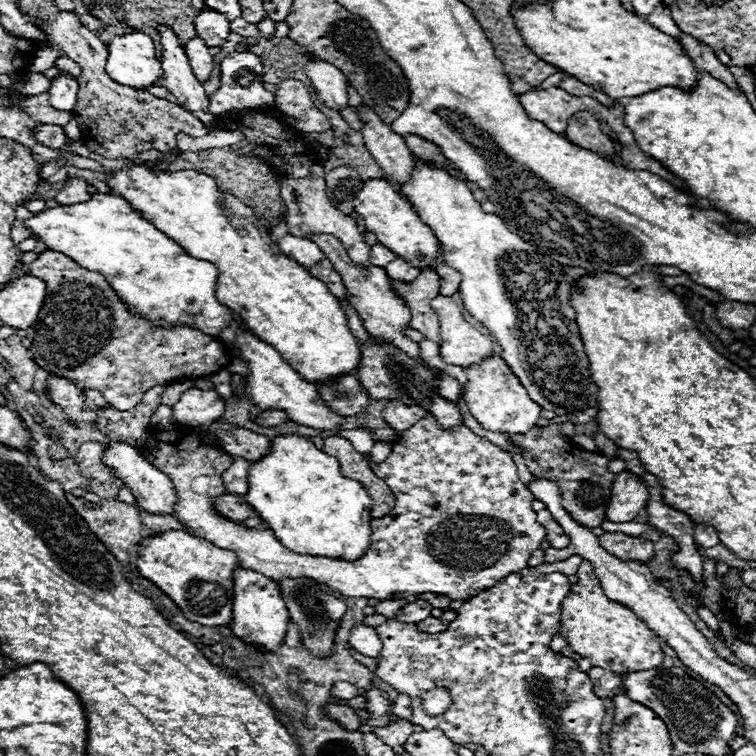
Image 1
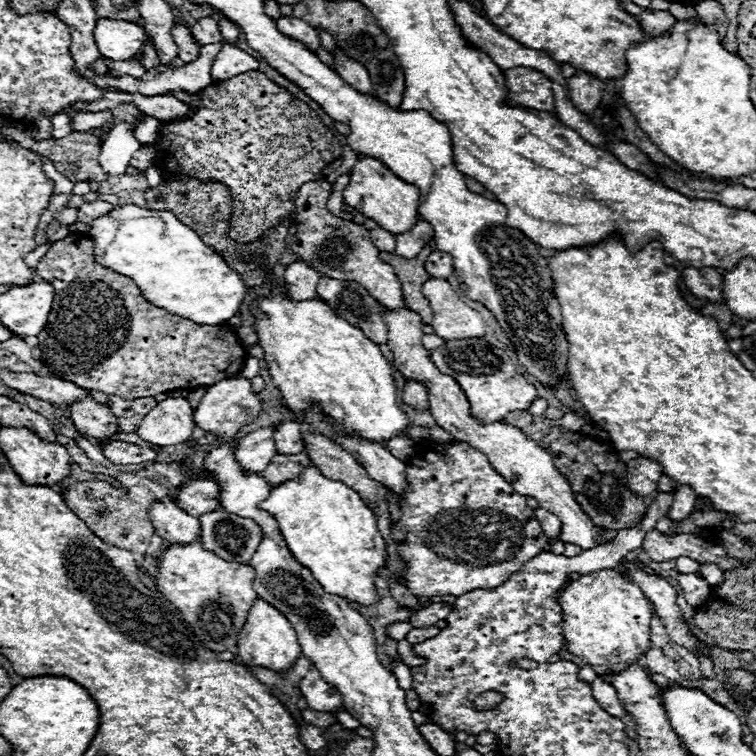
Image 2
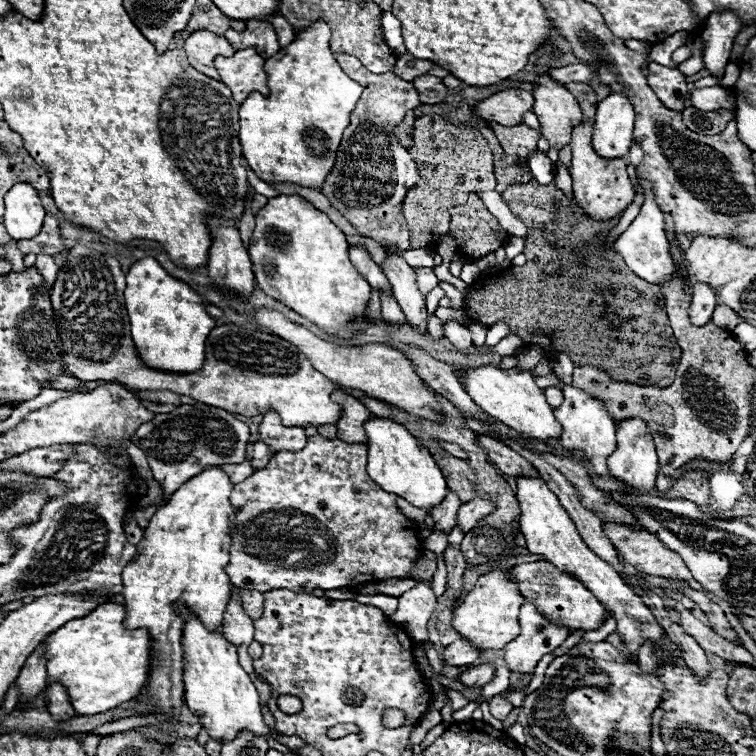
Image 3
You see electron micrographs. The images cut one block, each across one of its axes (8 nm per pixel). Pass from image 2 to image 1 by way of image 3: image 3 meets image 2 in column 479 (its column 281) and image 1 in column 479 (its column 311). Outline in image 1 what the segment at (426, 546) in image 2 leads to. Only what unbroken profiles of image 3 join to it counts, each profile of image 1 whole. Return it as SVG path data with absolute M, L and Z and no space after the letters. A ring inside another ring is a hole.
M426 416L426 420L420 420L402 436L404 438L394 444L392 454L382 464L376 464L376 468L372 466L374 474L382 478L390 488L394 488L396 506L384 518L374 518L370 522L370 548L366 556L356 562L294 554L276 540L272 530L248 530L228 518L218 516L212 502L216 496L226 494L222 472L234 458L216 446L204 446L194 430L176 428L174 432L156 432L156 436L150 436L150 440L146 440L142 452L144 456L150 456L148 460L158 470L170 476L178 494L174 516L184 522L192 534L202 536L224 550L236 552L244 568L262 572L264 576L274 580L286 576L306 576L314 578L316 582L328 584L332 590L338 590L344 596L362 596L376 600L400 600L426 592L446 596L450 600L468 600L478 592L492 588L502 578L526 568L530 556L540 550L542 540L546 540L546 530L536 522L536 512L530 508L534 496L528 492L526 484L520 482L512 456L496 444L476 436L466 426L442 430L434 416Z

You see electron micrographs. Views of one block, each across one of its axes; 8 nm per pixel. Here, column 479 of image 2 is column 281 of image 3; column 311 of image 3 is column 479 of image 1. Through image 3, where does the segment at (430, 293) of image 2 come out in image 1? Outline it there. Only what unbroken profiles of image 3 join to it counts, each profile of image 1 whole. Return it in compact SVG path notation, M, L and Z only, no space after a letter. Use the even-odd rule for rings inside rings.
M438 294L430 304L440 320L440 354L446 364L470 366L492 356L492 342L488 336L480 334L462 318L452 298Z

